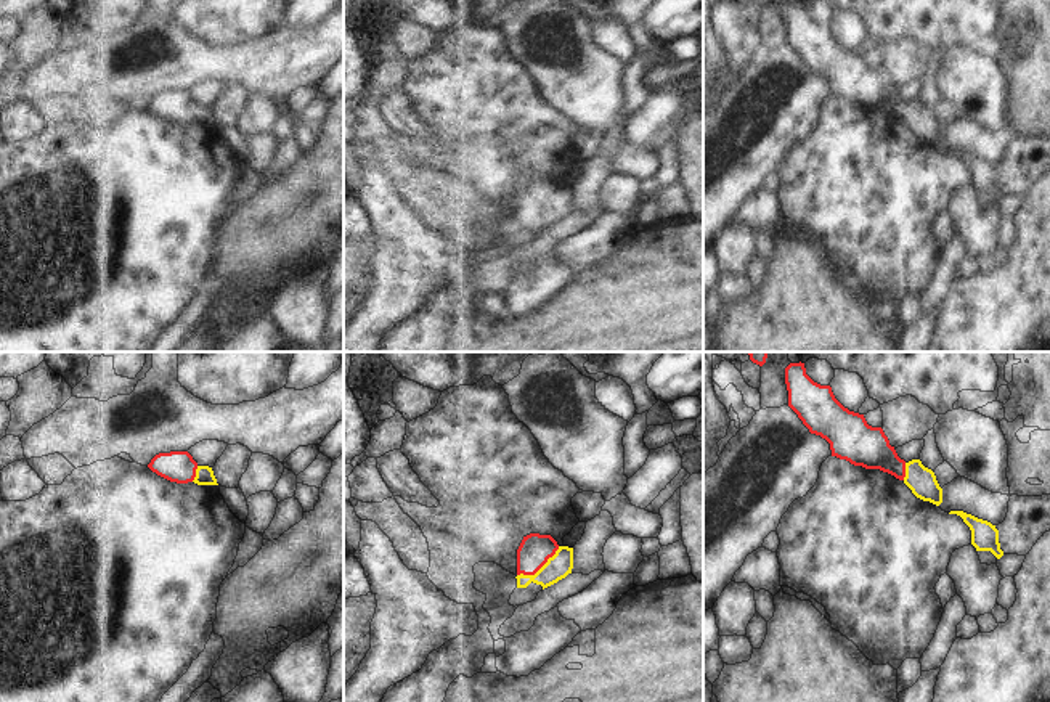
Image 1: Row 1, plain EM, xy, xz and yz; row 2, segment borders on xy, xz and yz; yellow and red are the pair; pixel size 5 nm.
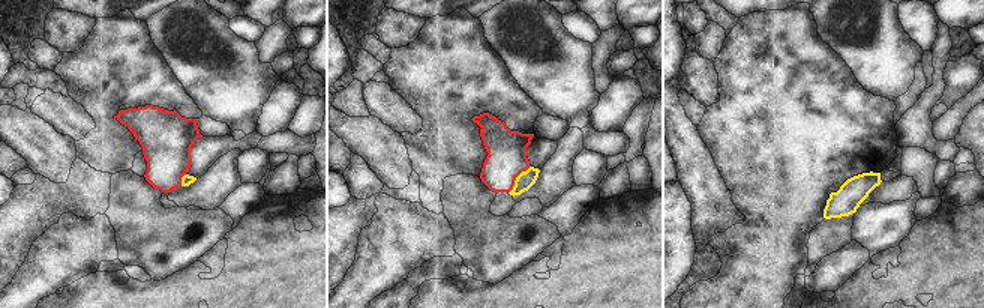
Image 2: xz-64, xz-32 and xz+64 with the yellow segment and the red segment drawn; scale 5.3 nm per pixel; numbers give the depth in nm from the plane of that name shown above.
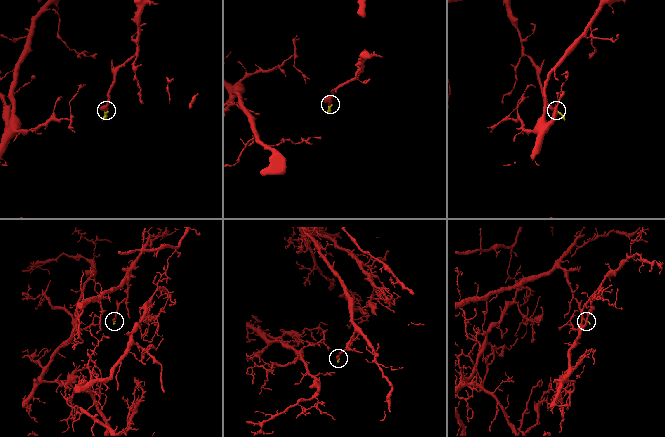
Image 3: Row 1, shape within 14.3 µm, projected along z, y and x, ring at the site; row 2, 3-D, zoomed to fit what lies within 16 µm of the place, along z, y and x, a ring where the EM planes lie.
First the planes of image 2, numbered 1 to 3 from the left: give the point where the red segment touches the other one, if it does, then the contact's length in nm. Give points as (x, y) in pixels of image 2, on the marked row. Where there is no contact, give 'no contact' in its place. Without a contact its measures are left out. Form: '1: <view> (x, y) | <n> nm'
1: xz-64 (182, 179) | 80 nm
2: xz-32 (516, 179) | 190 nm
3: no contact

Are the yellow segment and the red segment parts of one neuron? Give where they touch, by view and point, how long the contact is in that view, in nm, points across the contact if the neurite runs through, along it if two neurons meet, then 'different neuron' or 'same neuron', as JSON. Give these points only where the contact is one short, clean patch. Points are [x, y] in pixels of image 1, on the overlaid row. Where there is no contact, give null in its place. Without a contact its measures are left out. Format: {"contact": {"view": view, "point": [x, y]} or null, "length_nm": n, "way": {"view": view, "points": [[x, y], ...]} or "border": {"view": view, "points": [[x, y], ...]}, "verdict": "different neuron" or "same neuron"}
{"contact": {"view": "xz", "point": [540, 569]}, "length_nm": 260, "verdict": "same neuron"}

